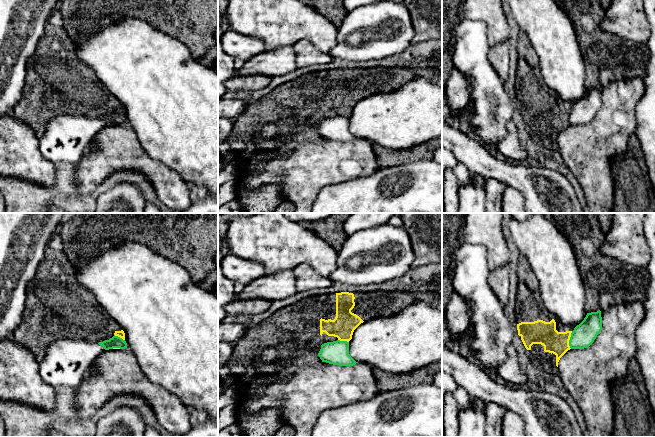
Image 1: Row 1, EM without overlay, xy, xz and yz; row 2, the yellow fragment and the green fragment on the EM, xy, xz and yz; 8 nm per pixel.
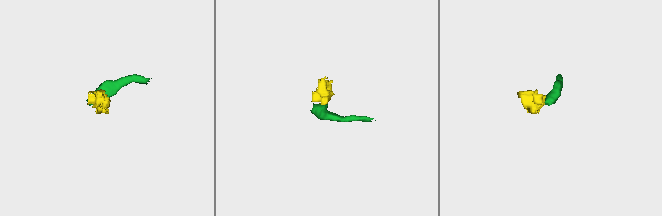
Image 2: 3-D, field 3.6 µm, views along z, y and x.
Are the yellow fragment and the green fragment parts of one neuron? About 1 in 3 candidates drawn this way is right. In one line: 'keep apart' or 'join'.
keep apart

